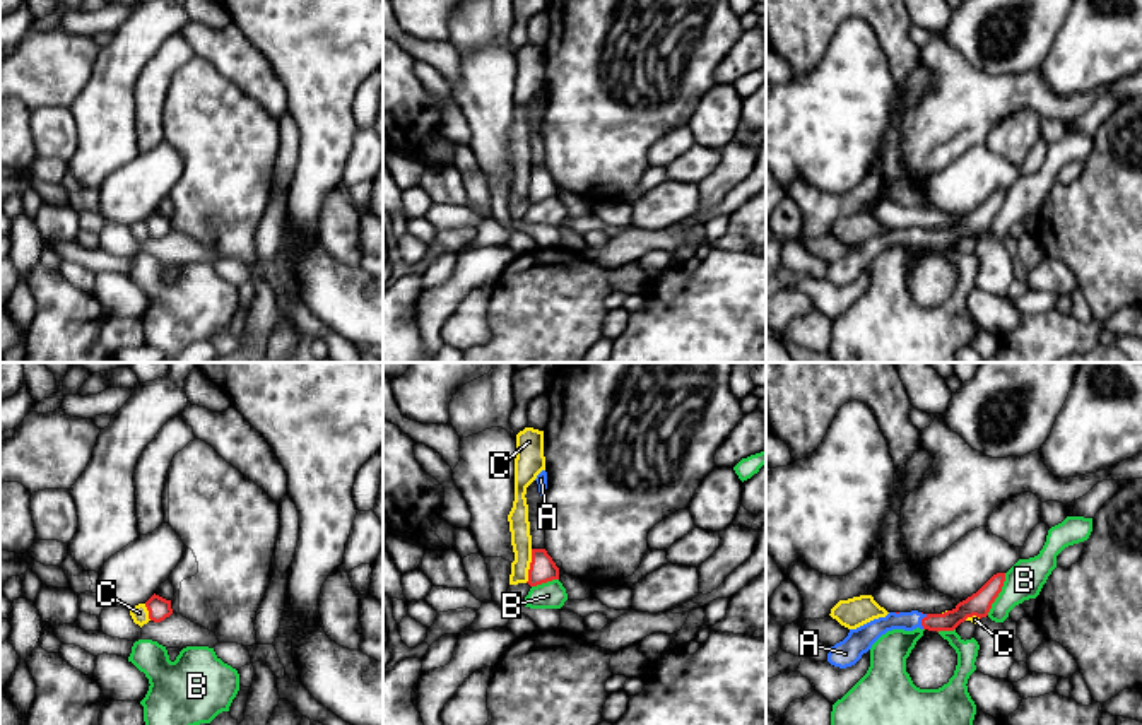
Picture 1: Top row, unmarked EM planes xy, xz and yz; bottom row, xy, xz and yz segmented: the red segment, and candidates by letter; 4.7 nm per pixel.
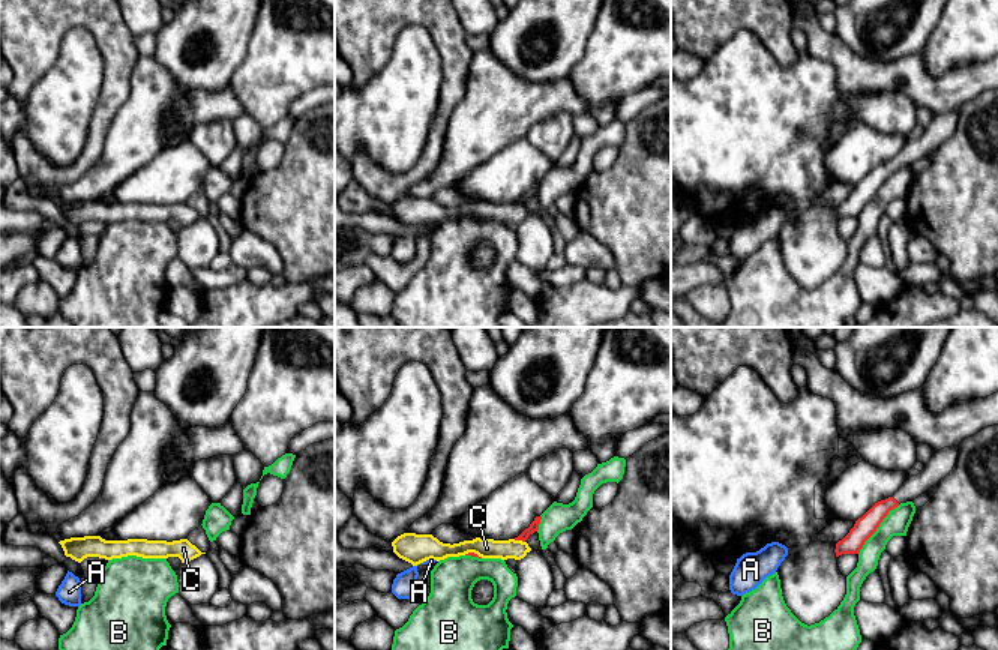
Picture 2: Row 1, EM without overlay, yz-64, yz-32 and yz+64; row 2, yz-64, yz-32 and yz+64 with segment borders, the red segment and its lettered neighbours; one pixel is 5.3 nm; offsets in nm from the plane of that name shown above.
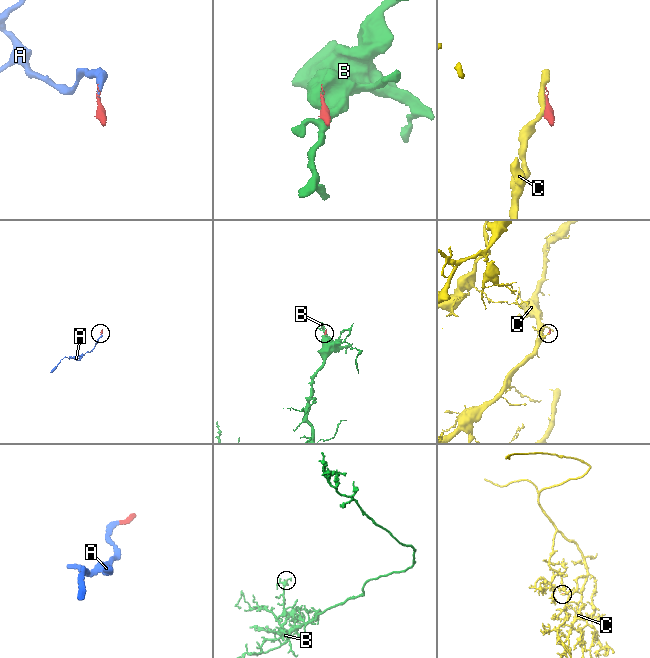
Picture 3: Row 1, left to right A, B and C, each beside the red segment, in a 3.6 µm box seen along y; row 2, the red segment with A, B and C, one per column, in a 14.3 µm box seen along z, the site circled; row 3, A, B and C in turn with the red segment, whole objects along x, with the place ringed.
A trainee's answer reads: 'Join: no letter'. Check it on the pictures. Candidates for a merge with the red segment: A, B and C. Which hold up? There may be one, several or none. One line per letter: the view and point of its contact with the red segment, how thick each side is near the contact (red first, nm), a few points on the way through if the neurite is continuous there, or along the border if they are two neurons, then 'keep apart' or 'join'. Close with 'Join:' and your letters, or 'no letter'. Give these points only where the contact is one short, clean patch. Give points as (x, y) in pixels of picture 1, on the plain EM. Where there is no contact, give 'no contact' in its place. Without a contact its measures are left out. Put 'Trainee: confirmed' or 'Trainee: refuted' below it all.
A: yz (922, 238) | 90/90 nm | across yz (947, 238), (922, 238), (908, 238) | join
B: yz (999, 209) | 110/180 nm | keep apart
C: xz (530, 183) | 120/100 nm | along xz (532, 166), (525, 199) | keep apart
Join: A
Trainee: refuted

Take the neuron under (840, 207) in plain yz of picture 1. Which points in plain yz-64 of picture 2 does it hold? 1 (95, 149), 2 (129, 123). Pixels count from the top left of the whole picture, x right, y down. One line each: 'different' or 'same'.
1: same
2: different

